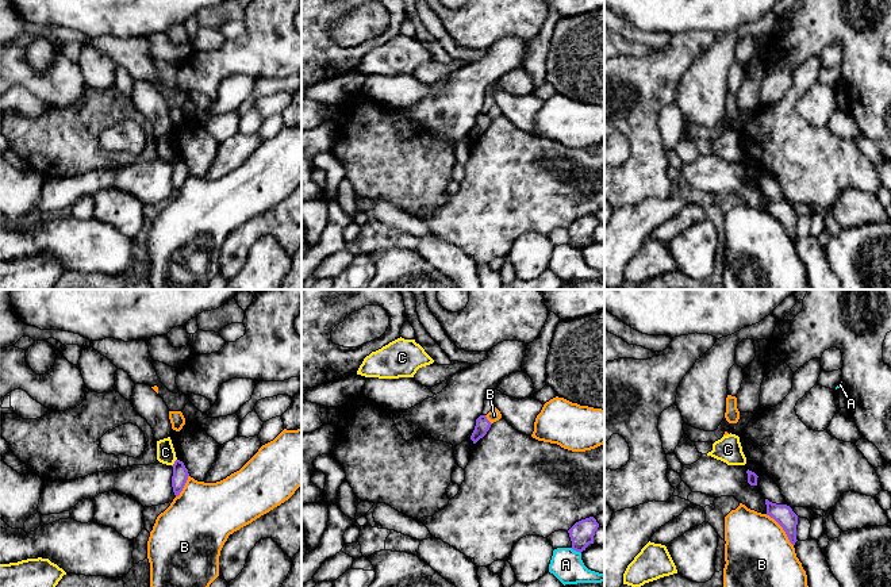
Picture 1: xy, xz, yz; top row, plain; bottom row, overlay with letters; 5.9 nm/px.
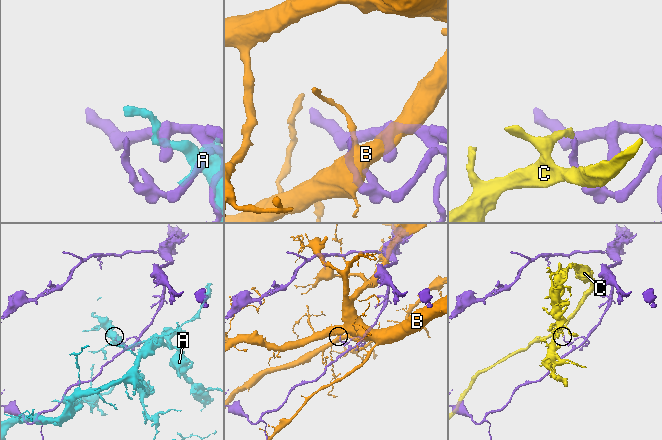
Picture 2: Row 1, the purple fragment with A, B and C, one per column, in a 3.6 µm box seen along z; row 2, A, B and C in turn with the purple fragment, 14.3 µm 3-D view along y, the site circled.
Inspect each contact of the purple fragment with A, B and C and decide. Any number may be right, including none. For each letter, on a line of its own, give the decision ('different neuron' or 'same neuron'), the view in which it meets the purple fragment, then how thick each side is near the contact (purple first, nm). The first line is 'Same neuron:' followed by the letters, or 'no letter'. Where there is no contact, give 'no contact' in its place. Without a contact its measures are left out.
Same neuron: no letter
A: different neuron | xz | 150/190 nm
B: different neuron | yz | 120/400 nm
C: different neuron | xy | 100/110 nm

